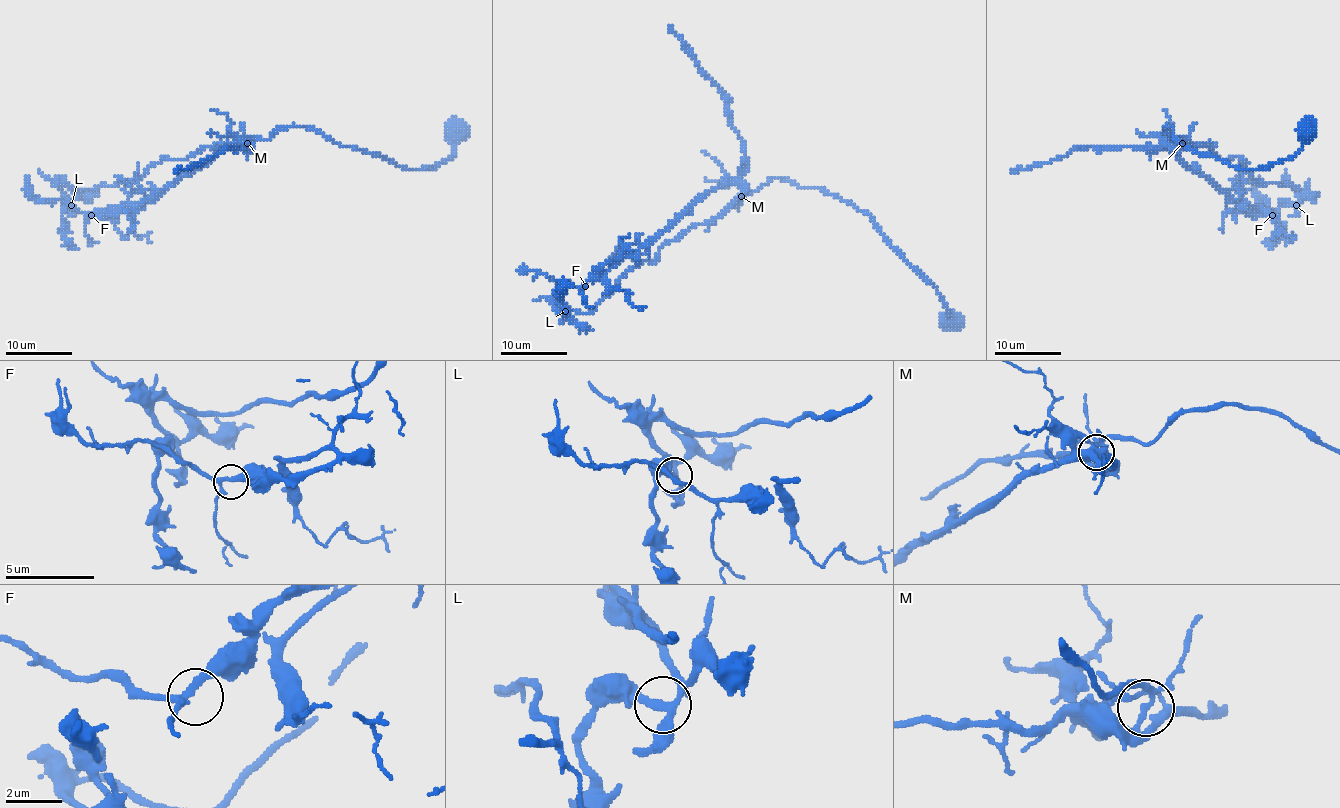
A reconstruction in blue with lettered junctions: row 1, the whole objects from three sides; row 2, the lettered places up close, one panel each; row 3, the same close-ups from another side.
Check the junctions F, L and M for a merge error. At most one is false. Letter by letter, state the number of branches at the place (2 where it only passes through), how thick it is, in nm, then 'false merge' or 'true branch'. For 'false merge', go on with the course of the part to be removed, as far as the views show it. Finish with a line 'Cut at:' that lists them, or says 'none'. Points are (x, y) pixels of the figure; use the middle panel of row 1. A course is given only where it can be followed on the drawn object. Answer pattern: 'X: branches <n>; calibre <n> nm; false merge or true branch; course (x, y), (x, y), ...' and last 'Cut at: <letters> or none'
F: branches 3; calibre 220 nm; true branch
L: branches 3; calibre 220 nm; true branch
M: branches 3; calibre 160 nm; true branch
Cut at: none

